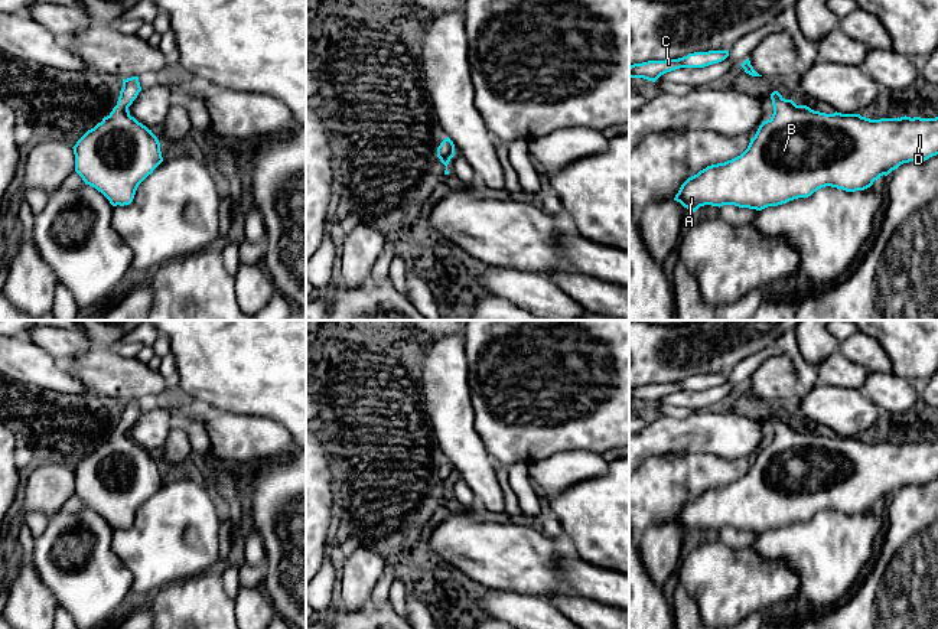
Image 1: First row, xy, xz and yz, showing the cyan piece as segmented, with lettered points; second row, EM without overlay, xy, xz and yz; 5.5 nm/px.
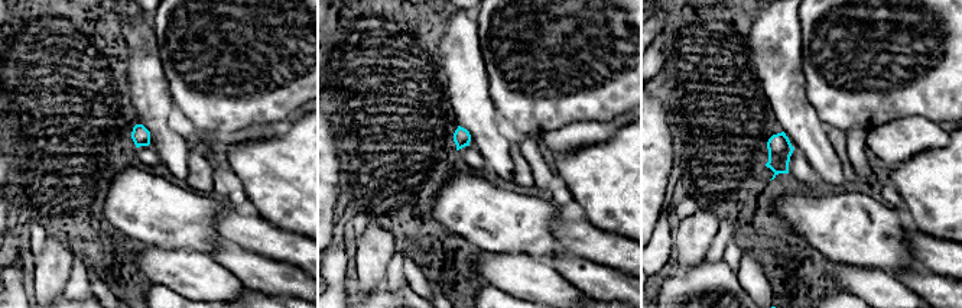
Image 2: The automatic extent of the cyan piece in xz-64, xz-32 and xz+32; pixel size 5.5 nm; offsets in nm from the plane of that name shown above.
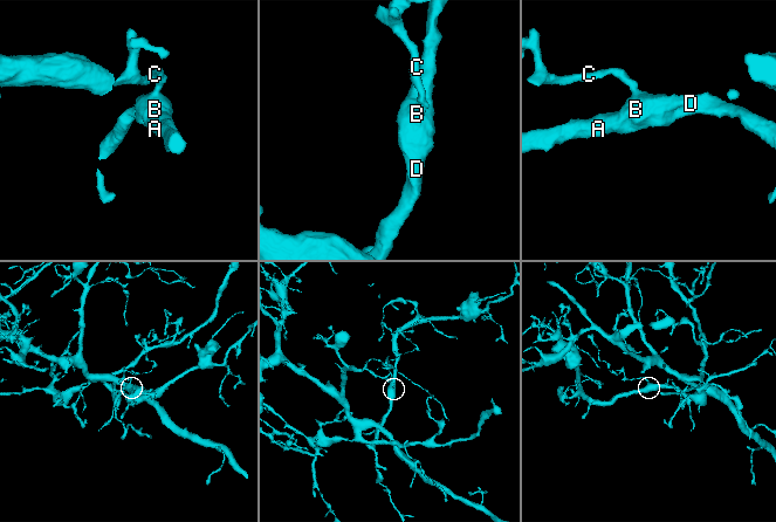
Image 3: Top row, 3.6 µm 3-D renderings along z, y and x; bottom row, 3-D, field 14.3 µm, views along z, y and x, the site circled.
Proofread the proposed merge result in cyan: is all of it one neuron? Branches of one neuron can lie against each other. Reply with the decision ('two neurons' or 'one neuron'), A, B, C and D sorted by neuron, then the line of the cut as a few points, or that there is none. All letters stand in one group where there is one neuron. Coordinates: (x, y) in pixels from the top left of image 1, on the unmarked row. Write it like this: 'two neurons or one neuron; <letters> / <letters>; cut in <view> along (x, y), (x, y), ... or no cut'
one neuron; A B C D; no cut

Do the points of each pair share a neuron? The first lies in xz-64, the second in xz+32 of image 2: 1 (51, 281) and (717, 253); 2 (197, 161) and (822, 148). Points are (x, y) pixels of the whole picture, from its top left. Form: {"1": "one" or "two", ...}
{"1": "two", "2": "two"}

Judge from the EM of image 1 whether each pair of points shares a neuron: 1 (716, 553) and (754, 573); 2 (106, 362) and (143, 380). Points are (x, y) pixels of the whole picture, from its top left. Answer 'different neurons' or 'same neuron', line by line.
1: same neuron
2: same neuron

